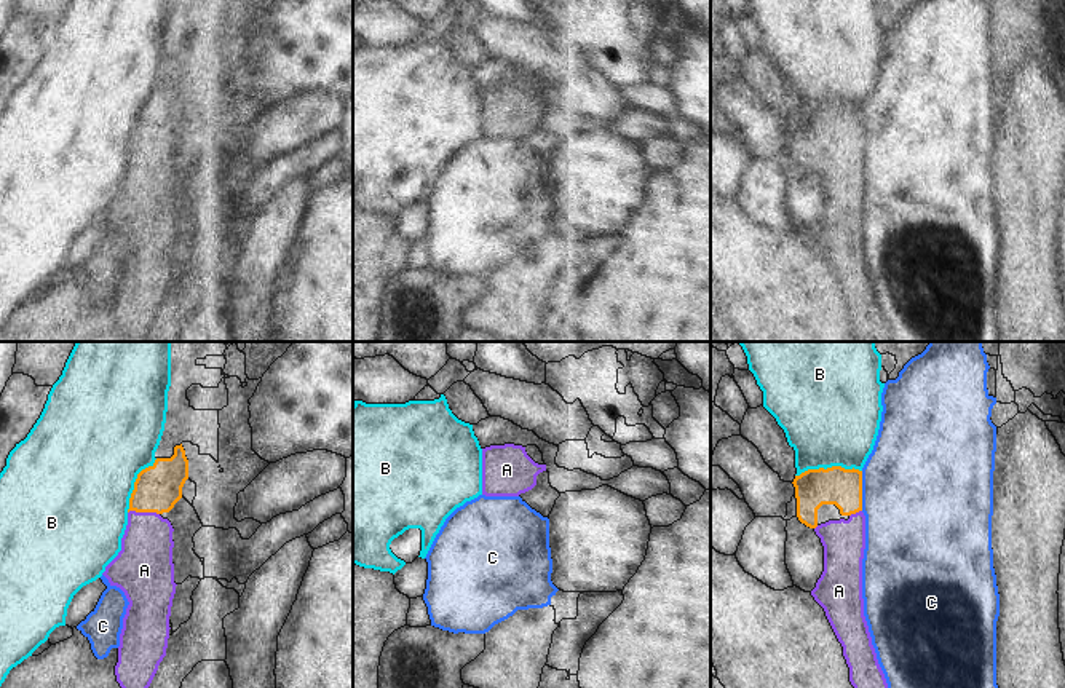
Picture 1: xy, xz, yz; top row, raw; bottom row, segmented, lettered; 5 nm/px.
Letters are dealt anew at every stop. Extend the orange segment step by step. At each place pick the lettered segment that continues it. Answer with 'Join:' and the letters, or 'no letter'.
Join: A

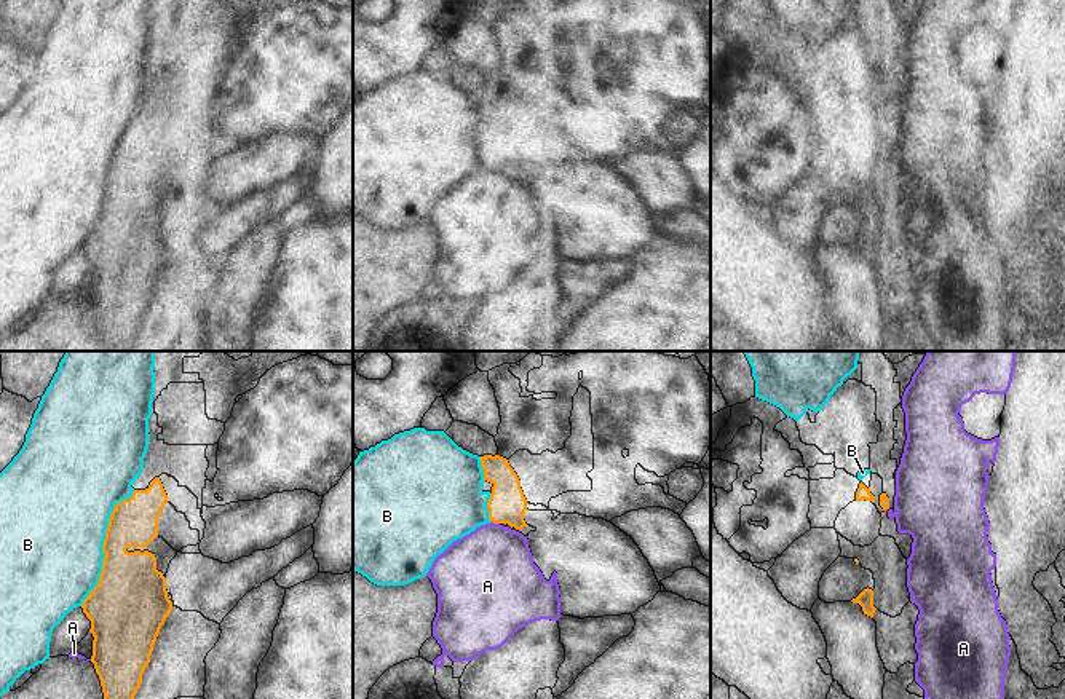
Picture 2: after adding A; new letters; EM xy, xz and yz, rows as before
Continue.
Join: no letter

